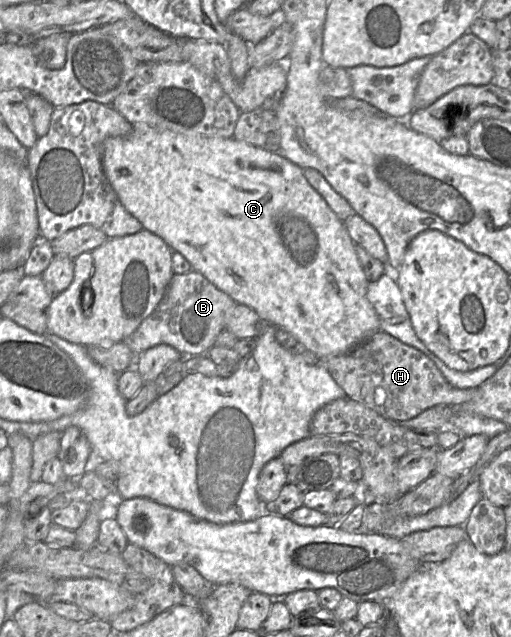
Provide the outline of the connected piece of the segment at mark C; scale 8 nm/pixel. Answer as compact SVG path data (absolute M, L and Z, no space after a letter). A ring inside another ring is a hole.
M136 124L128 135L105 140L101 147L101 156L107 180L122 205L140 221L143 229L161 237L173 251L185 257L194 271L203 275L236 303L250 307L268 324L289 332L302 347L317 357L327 359L347 353L374 332L379 331L378 317L366 295L369 282L361 268L355 244L347 232L345 223L308 183L304 176L304 169L285 158L280 152L270 152L234 138L204 137Z

